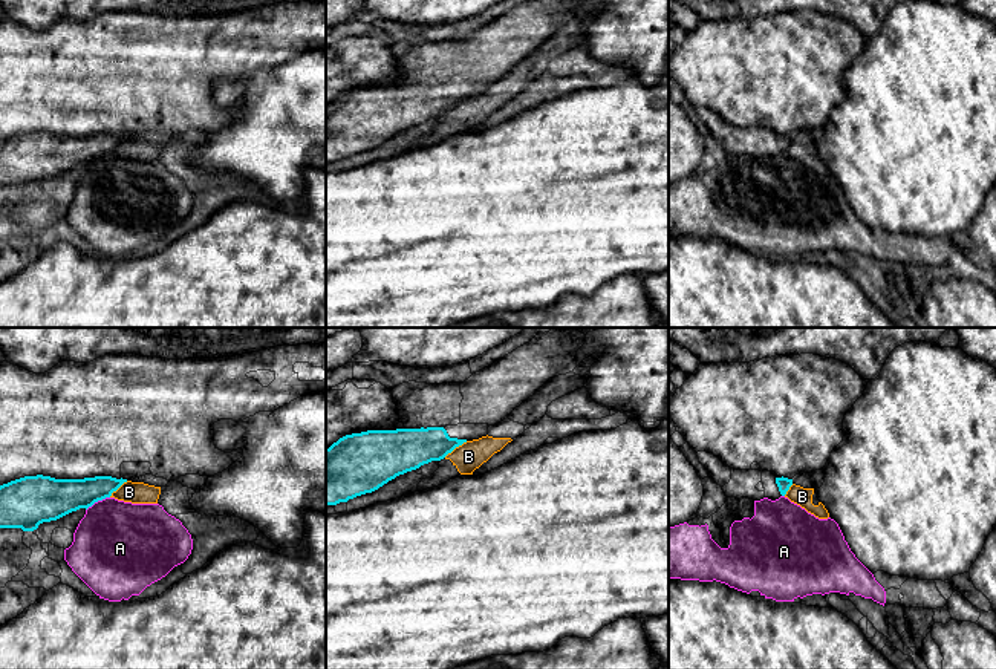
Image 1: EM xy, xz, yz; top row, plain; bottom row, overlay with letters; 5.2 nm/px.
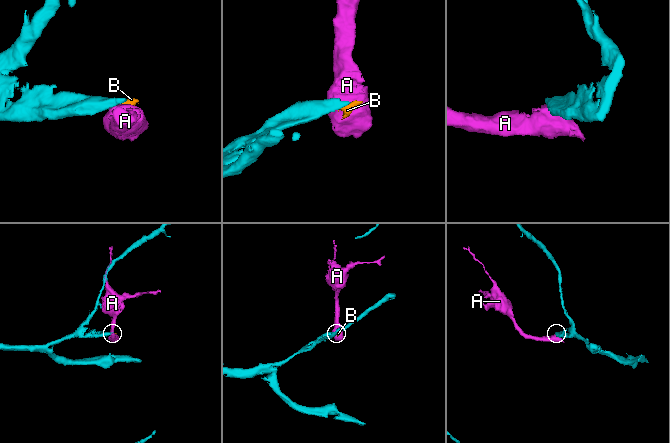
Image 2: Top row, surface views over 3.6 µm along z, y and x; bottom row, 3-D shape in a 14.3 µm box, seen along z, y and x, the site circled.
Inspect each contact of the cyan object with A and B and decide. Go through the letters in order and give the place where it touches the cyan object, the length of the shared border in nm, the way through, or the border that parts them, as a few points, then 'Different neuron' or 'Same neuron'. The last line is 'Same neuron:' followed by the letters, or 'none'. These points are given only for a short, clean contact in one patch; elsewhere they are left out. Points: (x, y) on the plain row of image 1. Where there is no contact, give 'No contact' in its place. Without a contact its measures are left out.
A: Touches cyan at xy (97, 158). Shared border 150 nm. Boundary: xy (109, 153), (95, 158), (86, 167). Different neuron
B: Touches cyan at xz (455, 104). Shared border 150 nm. Boundary: xz (467, 98), (444, 114). Different neuron
Same neuron: none

